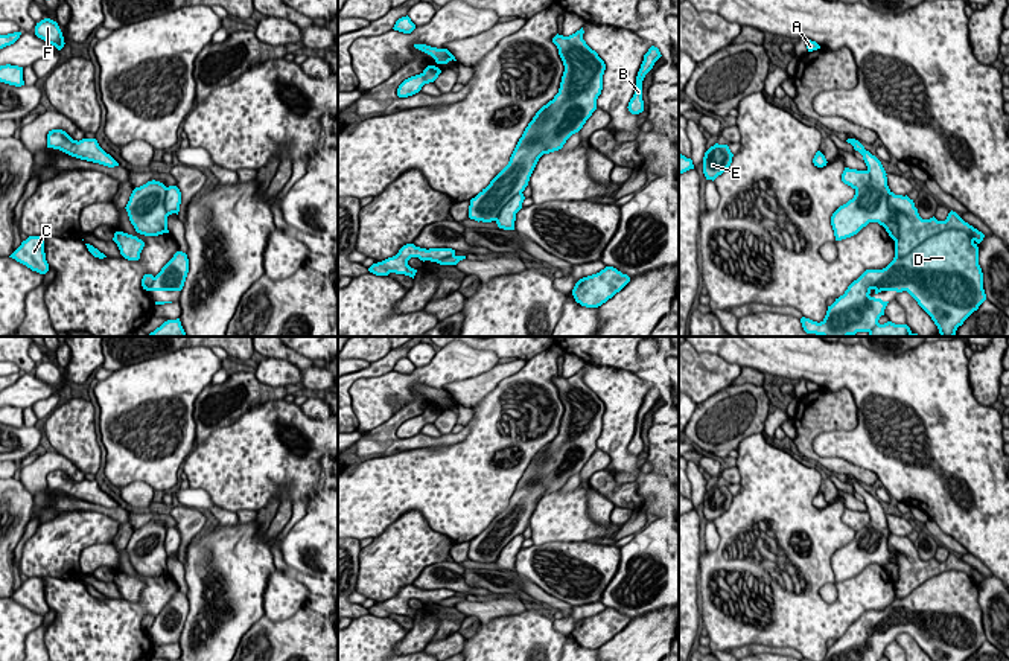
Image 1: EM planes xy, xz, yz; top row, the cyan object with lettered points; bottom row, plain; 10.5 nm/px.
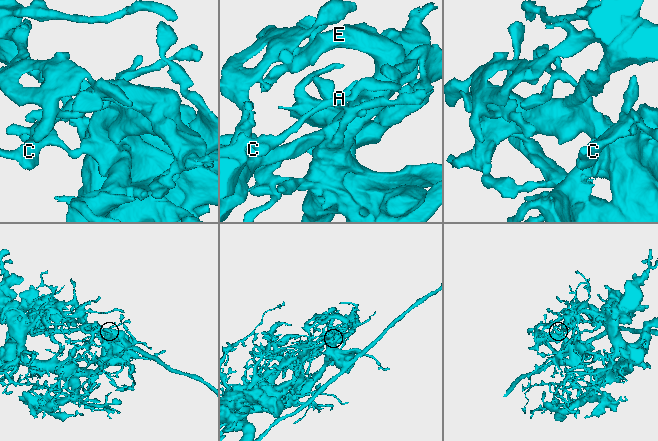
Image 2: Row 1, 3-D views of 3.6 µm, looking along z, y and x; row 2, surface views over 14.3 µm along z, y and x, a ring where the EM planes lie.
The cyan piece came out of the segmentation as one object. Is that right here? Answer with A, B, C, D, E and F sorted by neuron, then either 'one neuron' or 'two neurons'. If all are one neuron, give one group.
A B C D E F; one neuron

